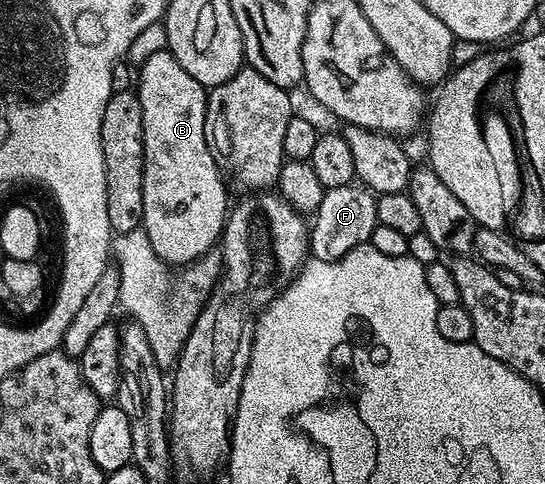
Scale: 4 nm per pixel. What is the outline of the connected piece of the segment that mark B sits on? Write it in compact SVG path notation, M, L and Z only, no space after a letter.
M167 51L152 53L138 69L138 96L142 103L142 139L144 140L144 178L142 179L143 228L153 244L153 251L169 267L185 267L213 252L212 244L221 240L230 212L226 178L214 163L206 143L205 86L194 79Z

